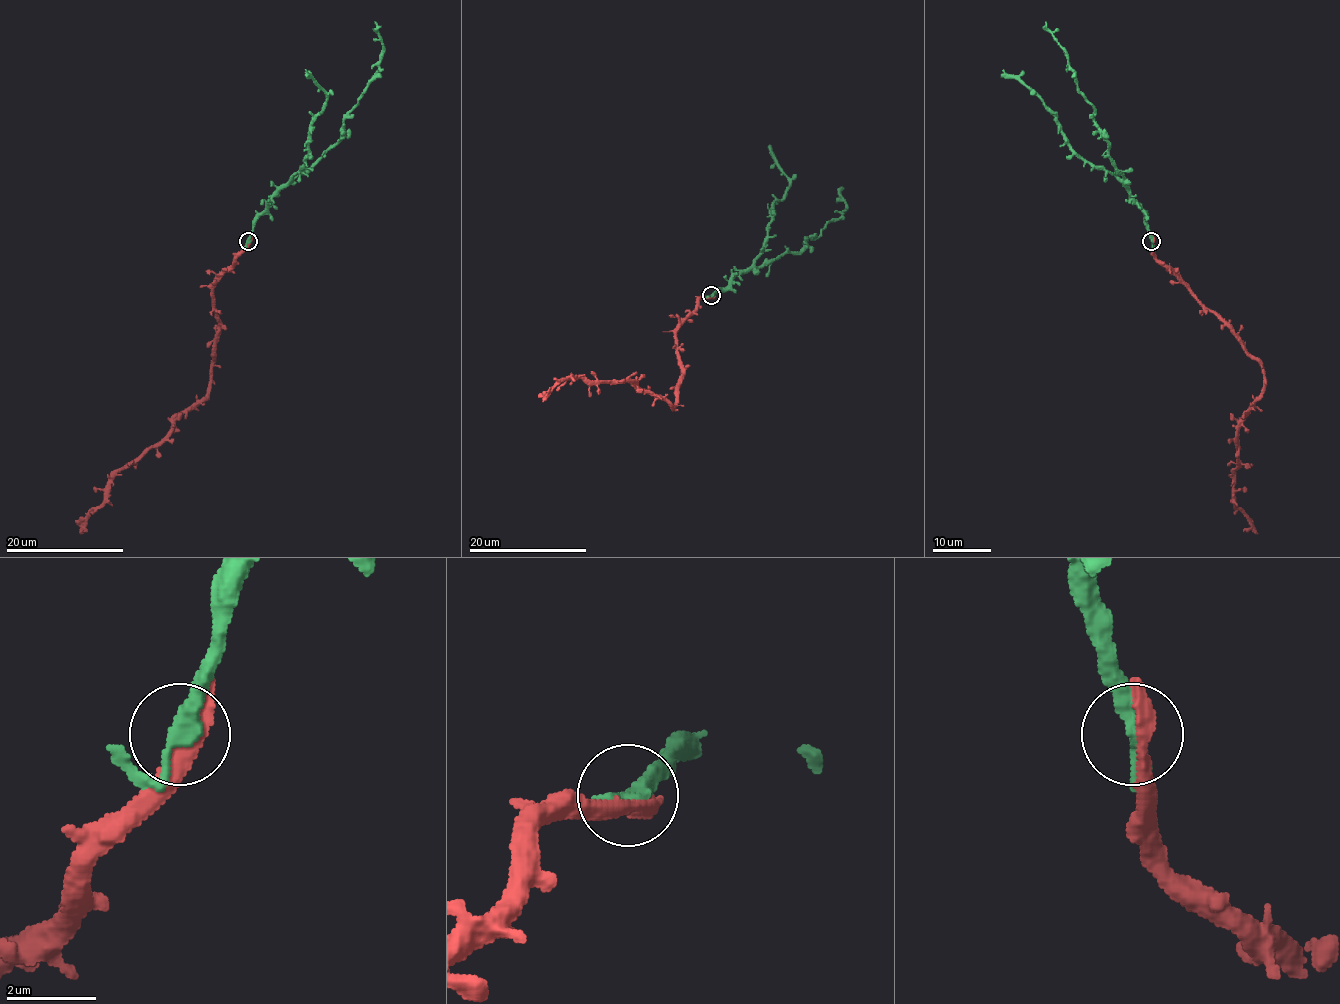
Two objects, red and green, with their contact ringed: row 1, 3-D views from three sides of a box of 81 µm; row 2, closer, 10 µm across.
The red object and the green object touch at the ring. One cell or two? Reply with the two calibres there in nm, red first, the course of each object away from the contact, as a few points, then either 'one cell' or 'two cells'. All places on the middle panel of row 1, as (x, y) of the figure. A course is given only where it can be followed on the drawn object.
400 nm thick on the red side, 320 nm on the other; red runs (710, 297), (703, 297), (676, 330), (682, 373), (674, 407), (632, 382), (581, 377), (565, 377), (543, 401); green runs (710, 295), (744, 272), (797, 253), (807, 238), (816, 238), (845, 208), (837, 189); one cell

